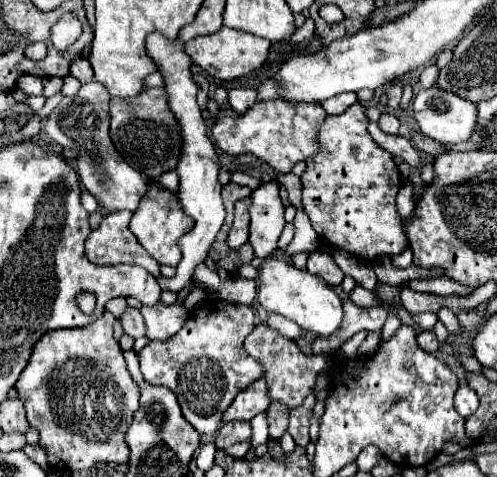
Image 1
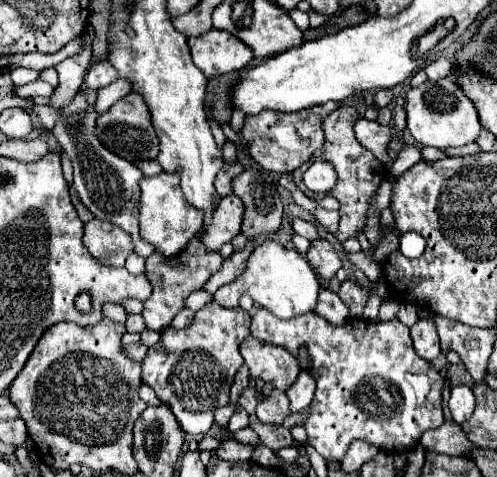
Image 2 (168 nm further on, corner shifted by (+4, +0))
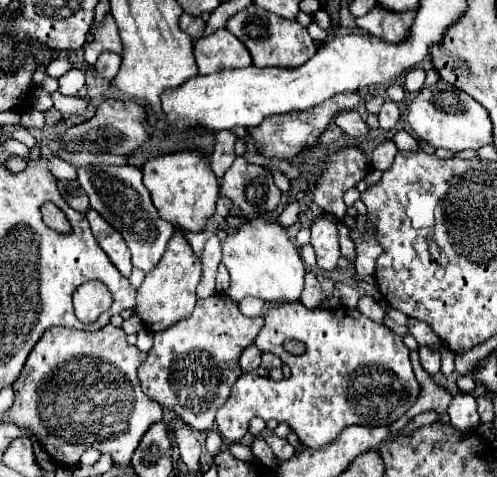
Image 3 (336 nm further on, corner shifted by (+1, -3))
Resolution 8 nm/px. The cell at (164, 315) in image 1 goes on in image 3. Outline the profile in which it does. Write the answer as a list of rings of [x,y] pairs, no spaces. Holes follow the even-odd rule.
[[[175,230],[159,266],[155,266],[155,270],[145,276],[143,284],[137,290],[135,314],[141,318],[143,326],[149,332],[165,330],[167,326],[171,326],[191,314],[191,310],[195,308],[195,288],[197,288],[199,280],[201,280],[201,260],[199,260],[199,256],[193,254],[185,236],[179,230]]]

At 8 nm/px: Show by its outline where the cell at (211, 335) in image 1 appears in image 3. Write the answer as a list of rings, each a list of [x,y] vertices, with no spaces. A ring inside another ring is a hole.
[[[215,294],[205,300],[199,298],[189,318],[153,334],[153,346],[139,366],[143,392],[179,414],[191,428],[211,430],[215,412],[223,406],[235,378],[241,374],[239,356],[245,346],[253,344],[261,328],[263,318],[243,316],[229,296]]]

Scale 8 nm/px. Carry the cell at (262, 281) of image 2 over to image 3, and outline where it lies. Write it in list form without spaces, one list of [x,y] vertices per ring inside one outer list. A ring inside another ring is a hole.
[[[247,218],[243,224],[237,226],[237,232],[227,234],[225,240],[221,240],[221,262],[225,264],[225,268],[231,274],[231,288],[227,292],[227,296],[231,296],[231,300],[239,302],[245,296],[255,296],[255,298],[263,298],[265,302],[289,302],[289,300],[297,300],[301,296],[303,290],[303,276],[305,276],[305,266],[301,262],[301,254],[299,248],[295,244],[291,244],[285,228],[279,222],[271,222],[265,218]]]

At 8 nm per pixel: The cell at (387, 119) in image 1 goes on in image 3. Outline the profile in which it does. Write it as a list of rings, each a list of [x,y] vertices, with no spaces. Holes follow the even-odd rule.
[[[387,100],[377,116],[379,116],[379,126],[381,126],[383,130],[391,130],[391,128],[399,122],[401,112],[399,112],[399,106],[397,106],[393,100]]]

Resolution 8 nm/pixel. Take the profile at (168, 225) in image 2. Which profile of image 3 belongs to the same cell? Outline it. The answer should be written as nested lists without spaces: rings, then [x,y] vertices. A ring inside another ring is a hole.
[[[183,150],[165,156],[157,156],[145,162],[143,184],[151,192],[153,204],[163,220],[169,220],[175,228],[199,232],[203,230],[207,218],[215,212],[215,202],[219,198],[219,180],[209,168],[205,154],[201,150]]]

